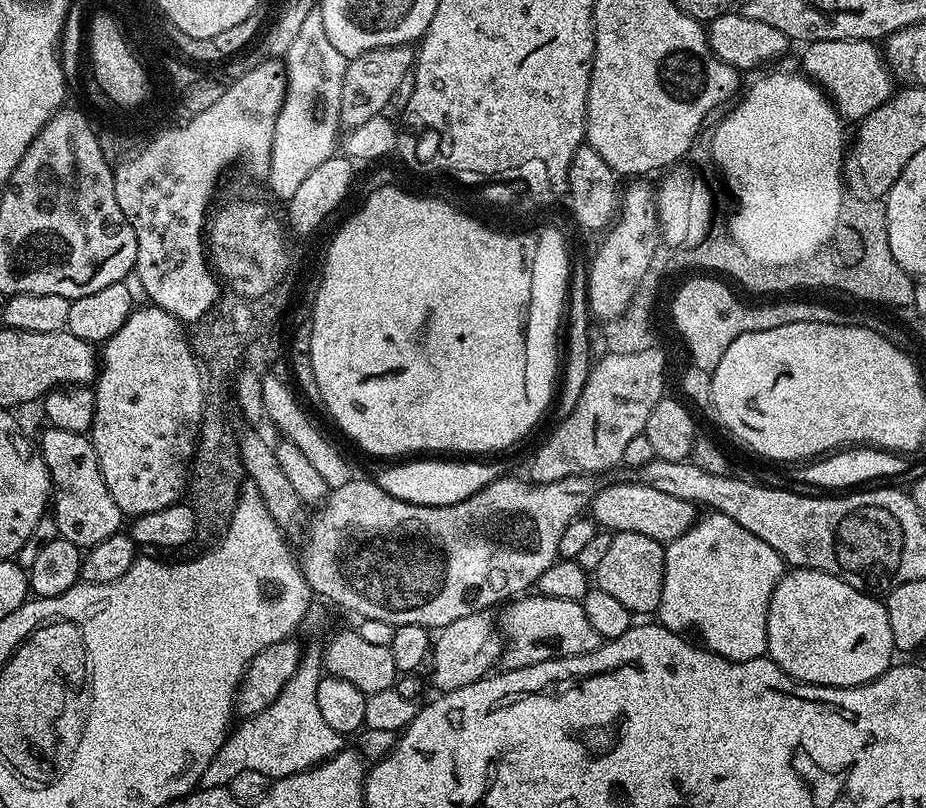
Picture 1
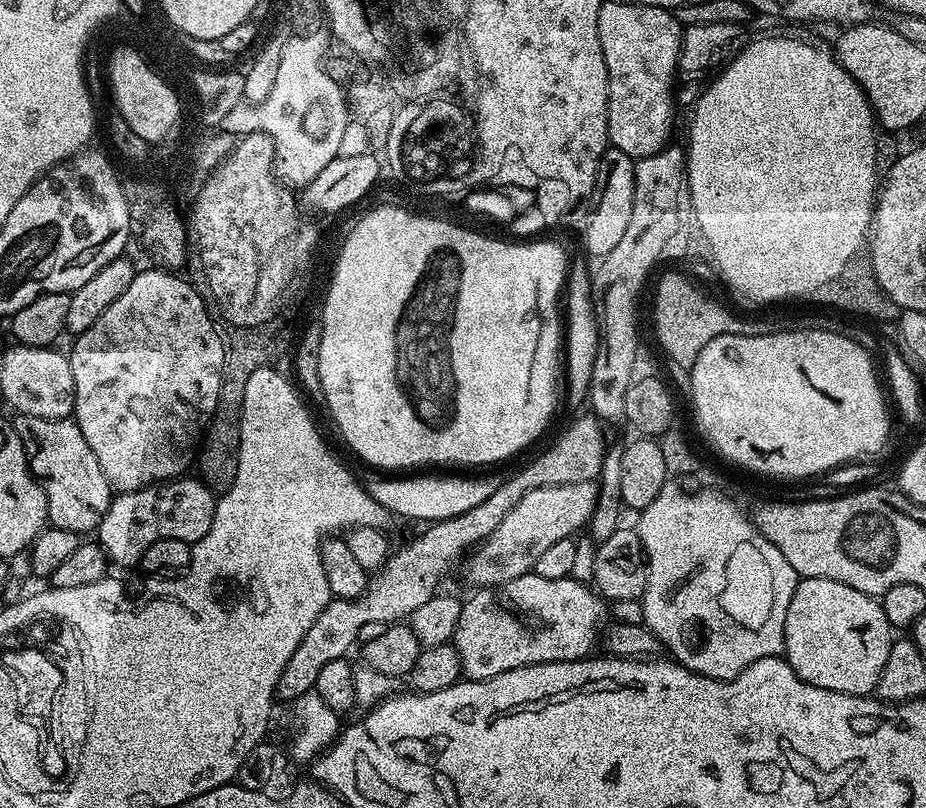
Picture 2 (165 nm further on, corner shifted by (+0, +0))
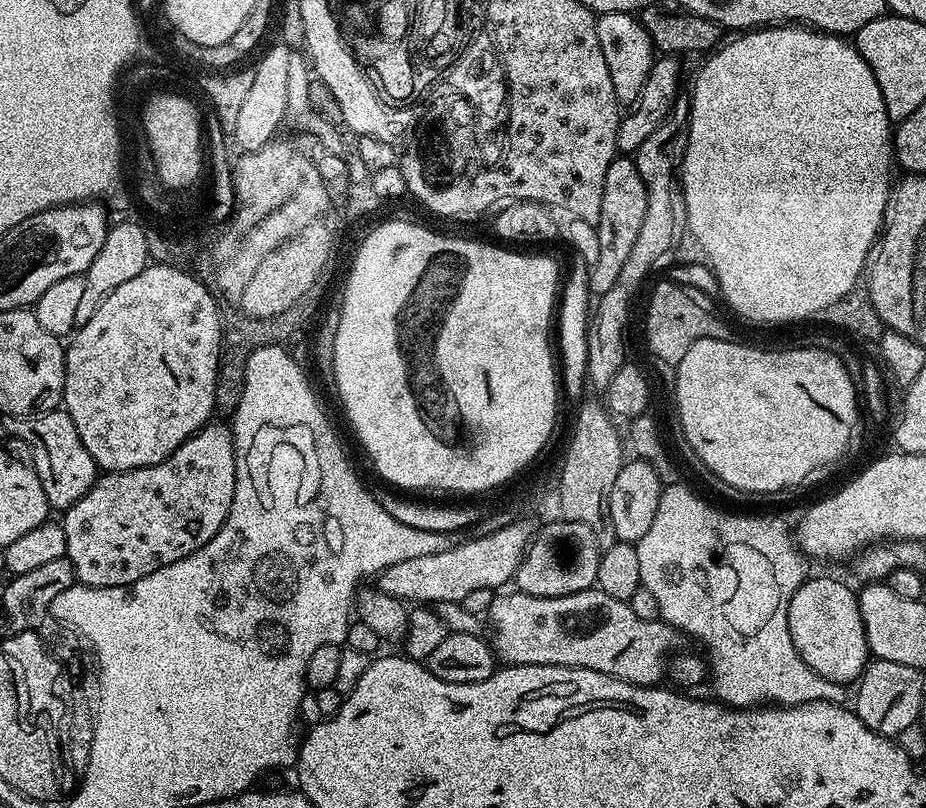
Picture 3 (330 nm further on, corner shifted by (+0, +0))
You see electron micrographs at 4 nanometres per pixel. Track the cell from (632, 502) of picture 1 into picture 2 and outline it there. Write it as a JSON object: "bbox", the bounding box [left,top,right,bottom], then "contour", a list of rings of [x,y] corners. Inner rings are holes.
{"bbox":[468,480,598,589],"contour":[[[596,480],[559,484],[558,486],[542,486],[522,494],[518,502],[498,522],[496,529],[481,540],[471,553],[472,560],[468,566],[468,580],[473,589],[496,588],[506,582],[514,582],[514,578],[522,578],[527,572],[535,569],[539,556],[554,546],[554,542],[575,537],[576,531],[583,529],[592,519],[596,509],[598,484]]]}

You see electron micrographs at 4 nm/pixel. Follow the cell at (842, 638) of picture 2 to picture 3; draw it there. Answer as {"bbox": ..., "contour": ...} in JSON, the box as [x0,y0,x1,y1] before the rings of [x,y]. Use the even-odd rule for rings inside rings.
{"bbox":[790,576,870,686],"contour":[[[814,576],[805,579],[794,598],[790,598],[790,638],[802,662],[806,662],[810,670],[814,670],[831,684],[848,686],[859,681],[860,675],[870,663],[860,602],[857,593],[851,592],[842,581],[835,580],[832,576]]]}

